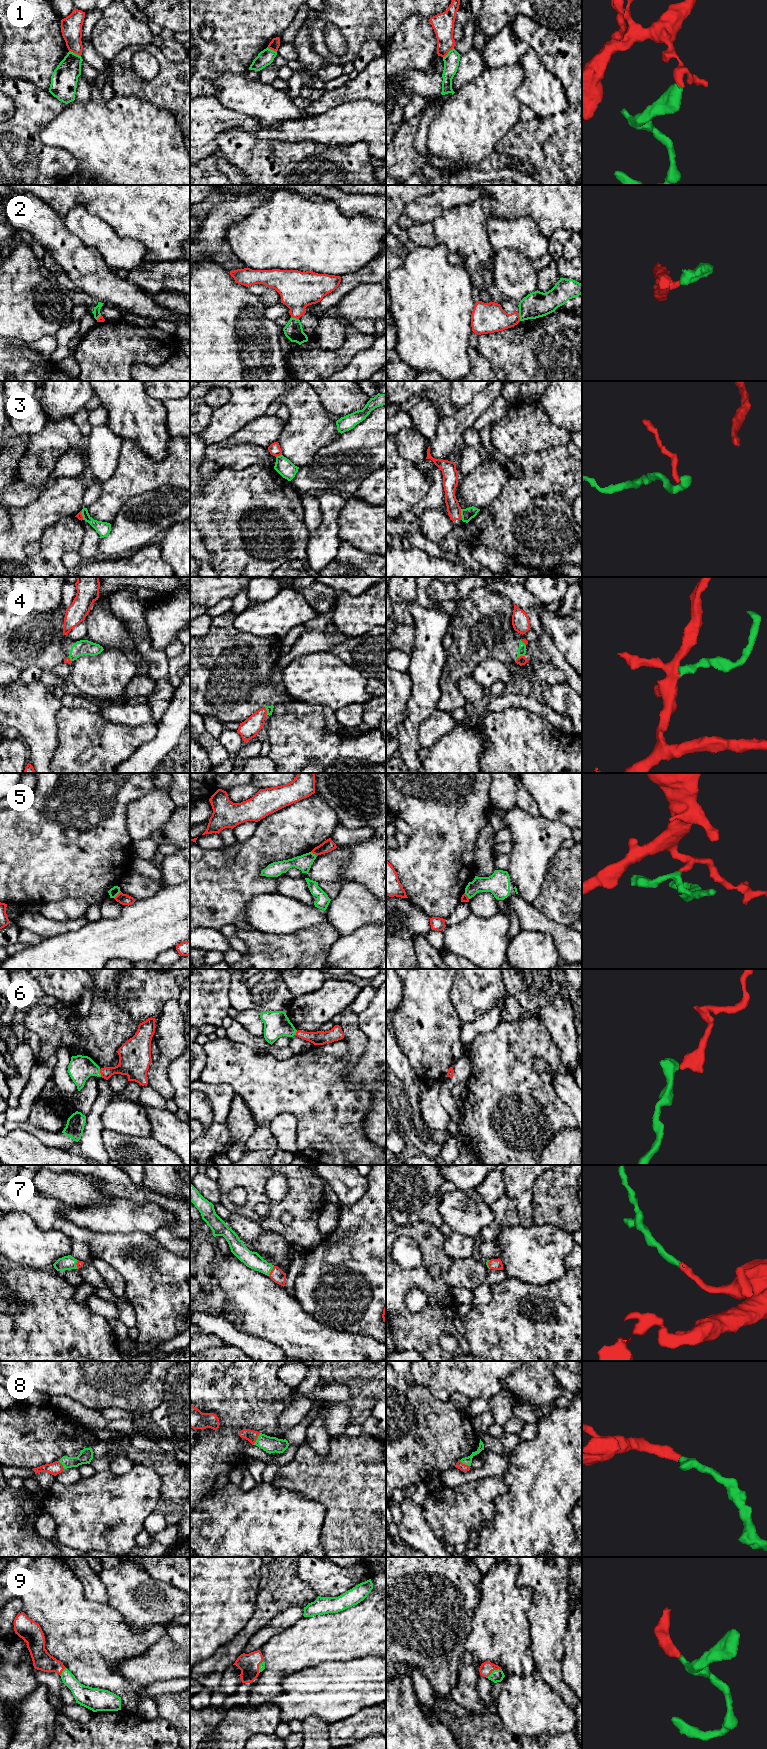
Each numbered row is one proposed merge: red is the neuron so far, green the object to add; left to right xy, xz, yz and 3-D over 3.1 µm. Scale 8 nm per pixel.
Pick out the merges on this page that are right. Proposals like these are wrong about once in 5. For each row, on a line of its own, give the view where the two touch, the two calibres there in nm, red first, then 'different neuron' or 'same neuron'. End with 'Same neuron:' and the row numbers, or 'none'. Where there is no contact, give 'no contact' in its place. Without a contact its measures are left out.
1: xy | 180/220 nm | different neuron
2: xz | 300/150 nm | different neuron
3: yz | 110/100 nm | different neuron
4: yz | 70/70 nm | different neuron
5: xy | 90/80 nm | different neuron
6: xy | 190/200 nm | same neuron
7: xz | 110/140 nm | same neuron
8: xz | 90/130 nm | same neuron
9: yz | 110/100 nm | same neuron
Same neuron: 6, 7, 8, 9

